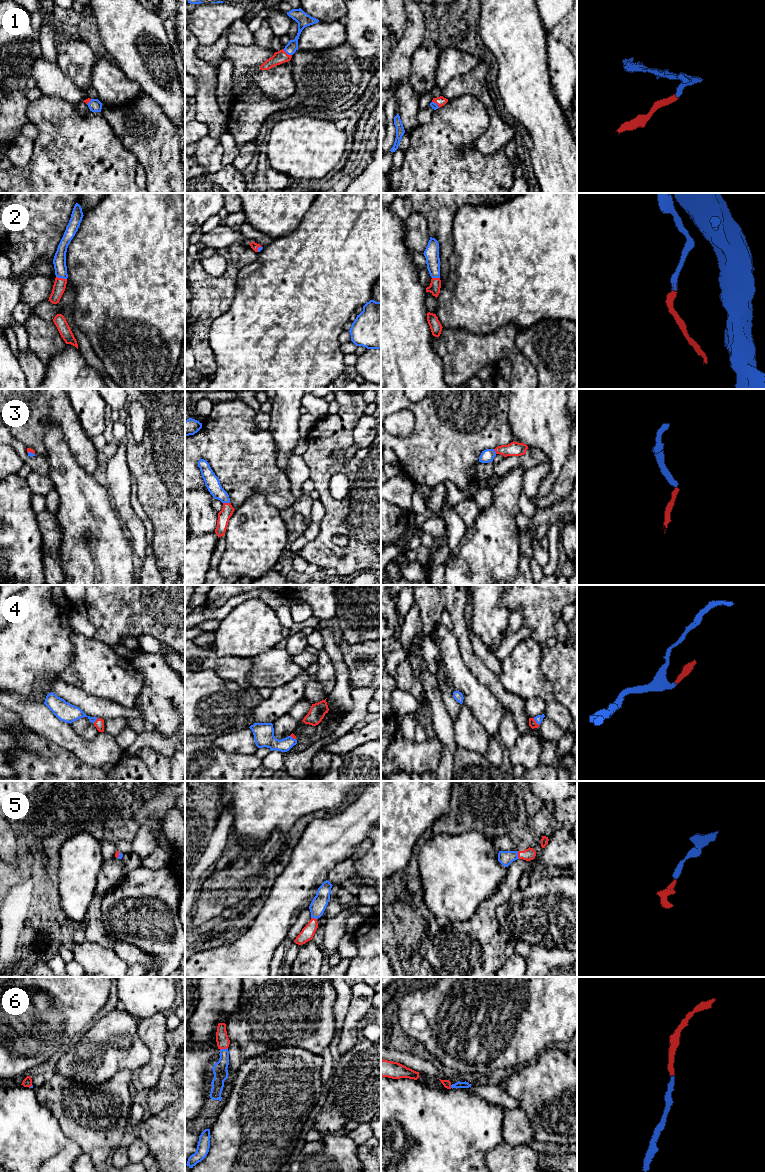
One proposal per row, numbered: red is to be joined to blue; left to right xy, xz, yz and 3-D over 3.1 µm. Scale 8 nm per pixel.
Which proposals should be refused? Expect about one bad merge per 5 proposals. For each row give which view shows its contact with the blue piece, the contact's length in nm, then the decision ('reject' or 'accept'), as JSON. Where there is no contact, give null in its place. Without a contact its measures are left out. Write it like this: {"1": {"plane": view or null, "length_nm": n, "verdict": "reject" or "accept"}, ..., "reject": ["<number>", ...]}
{"1": {"plane": "xz", "length_nm": 90, "verdict": "accept"}, "2": {"plane": "xy", "length_nm": 90, "verdict": "accept"}, "3": {"plane": "xz", "length_nm": 60, "verdict": "accept"}, "4": {"plane": "yz", "length_nm": 80, "verdict": "accept"}, "5": {"plane": "yz", "length_nm": 70, "verdict": "accept"}, "6": {"plane": "xz", "length_nm": 70, "verdict": "accept"}, "reject": []}

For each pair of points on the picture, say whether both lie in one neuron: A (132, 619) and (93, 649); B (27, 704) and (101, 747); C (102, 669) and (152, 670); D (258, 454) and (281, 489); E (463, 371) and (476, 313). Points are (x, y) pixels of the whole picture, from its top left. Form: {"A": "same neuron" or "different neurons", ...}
{"A": "different neurons", "B": "same neuron", "C": "different neurons", "D": "same neuron", "E": "different neurons"}

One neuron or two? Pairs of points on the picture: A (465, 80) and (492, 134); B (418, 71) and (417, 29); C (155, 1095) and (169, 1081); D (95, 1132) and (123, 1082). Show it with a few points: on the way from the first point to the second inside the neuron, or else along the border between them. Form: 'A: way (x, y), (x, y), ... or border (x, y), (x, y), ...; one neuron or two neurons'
A: way (479, 93), (487, 101), (493, 115), (493, 120); one neuron
B: border (421, 45), (414, 52), (409, 71); two neurons
C: way (158, 1092), (166, 1084); one neuron
D: way (98, 1120), (114, 1094); one neuron

